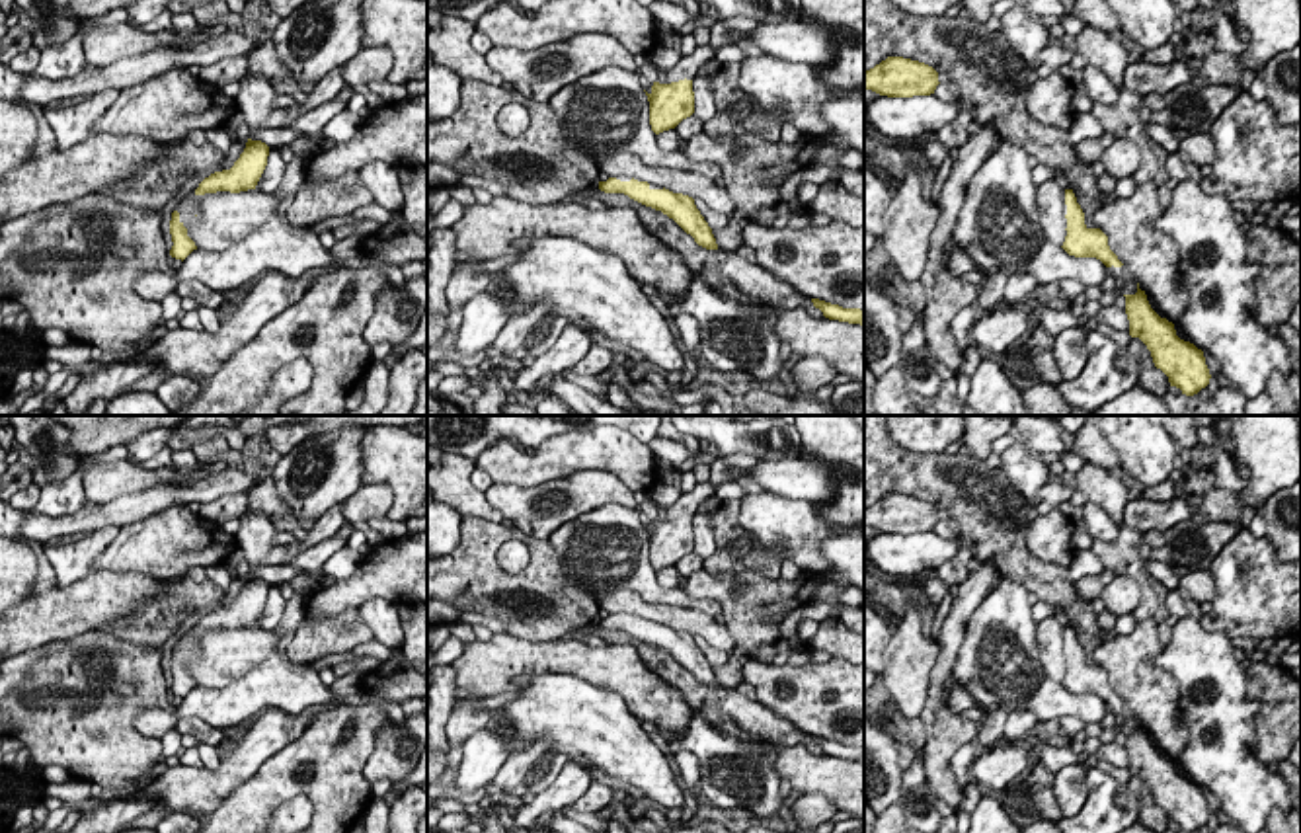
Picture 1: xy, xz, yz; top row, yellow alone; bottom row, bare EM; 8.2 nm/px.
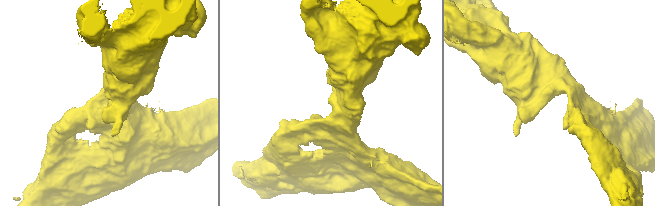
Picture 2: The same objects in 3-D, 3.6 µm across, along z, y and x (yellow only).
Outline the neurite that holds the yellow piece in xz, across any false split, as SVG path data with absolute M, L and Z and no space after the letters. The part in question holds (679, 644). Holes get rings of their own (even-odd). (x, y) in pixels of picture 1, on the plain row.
M609 615L607 618L599 618L599 626L605 630L624 630L630 636L661 648L669 655L673 655L687 671L694 675L694 679L706 687L718 687L712 665L700 652L694 642L694 636L683 630L673 630L669 626L651 626L648 618L620 618L616 615Z

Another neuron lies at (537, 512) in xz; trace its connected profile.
M579 470L534 488L492 484L488 503L503 513L515 529L531 538L546 540L564 523L605 503L636 509L634 492L605 470Z

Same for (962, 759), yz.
M975 741L966 743L964 747L960 747L954 757L950 759L950 767L956 774L956 780L960 784L960 788L964 790L964 786L971 780L971 763L975 757Z

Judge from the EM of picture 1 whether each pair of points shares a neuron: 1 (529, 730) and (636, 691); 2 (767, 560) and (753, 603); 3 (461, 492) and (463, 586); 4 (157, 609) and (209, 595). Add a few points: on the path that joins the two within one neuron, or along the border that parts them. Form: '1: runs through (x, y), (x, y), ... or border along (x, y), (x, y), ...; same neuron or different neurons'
1: border along (580, 677), (615, 691), (640, 722); different neurons
2: border along (738, 572), (761, 570), (779, 580); different neurons
3: border along (463, 515), (478, 515), (500, 523); different neurons
4: runs through (170, 607), (184, 595), (196, 595); same neuron

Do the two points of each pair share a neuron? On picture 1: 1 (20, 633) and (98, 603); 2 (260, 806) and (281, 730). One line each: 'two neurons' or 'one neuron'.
1: one neuron
2: two neurons

